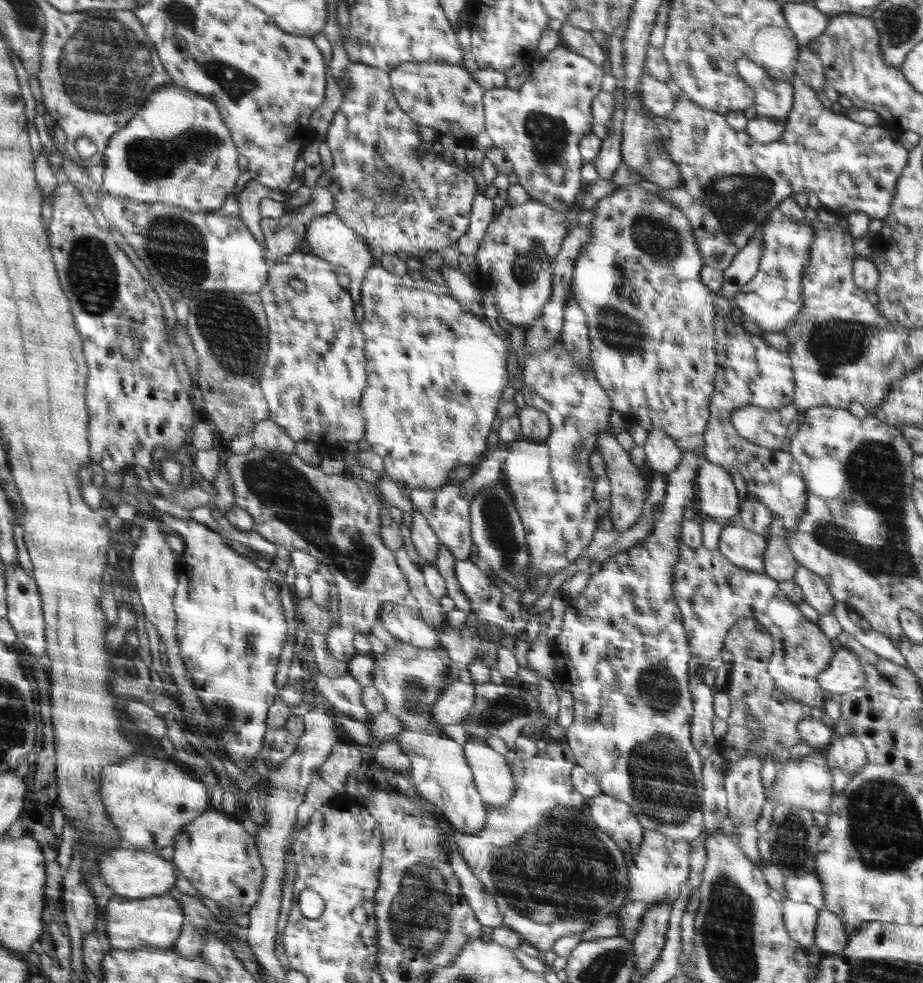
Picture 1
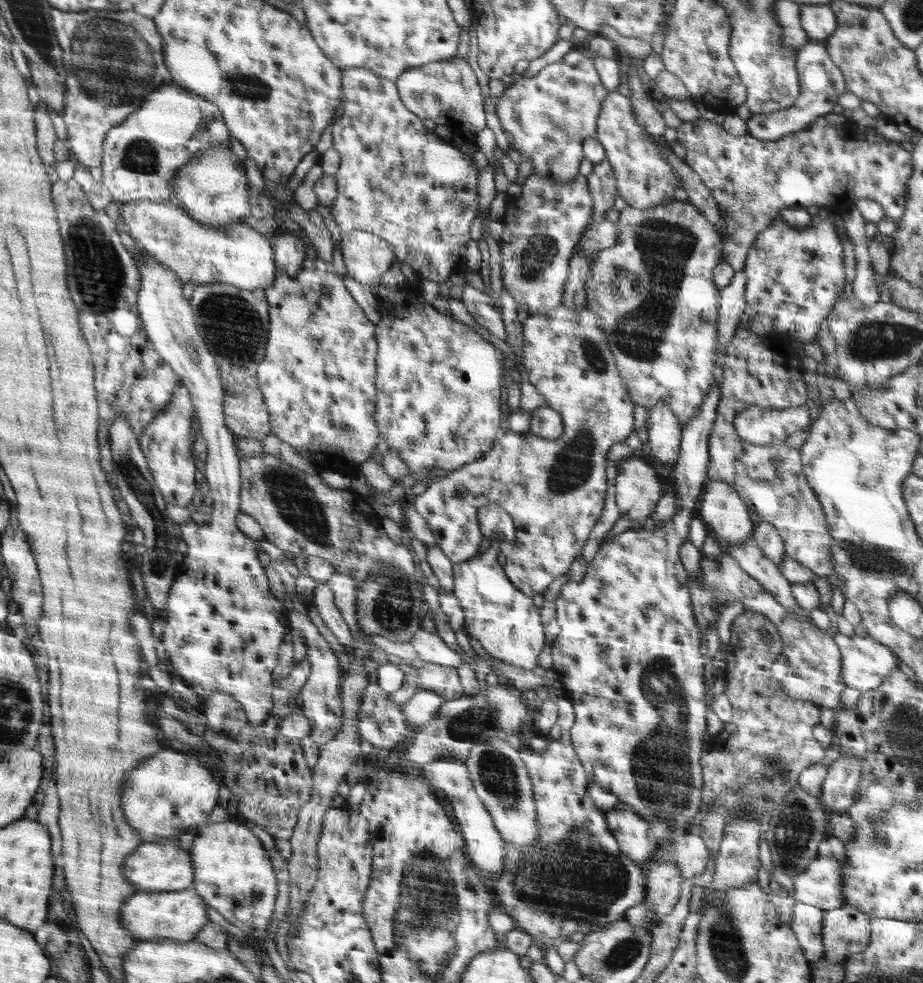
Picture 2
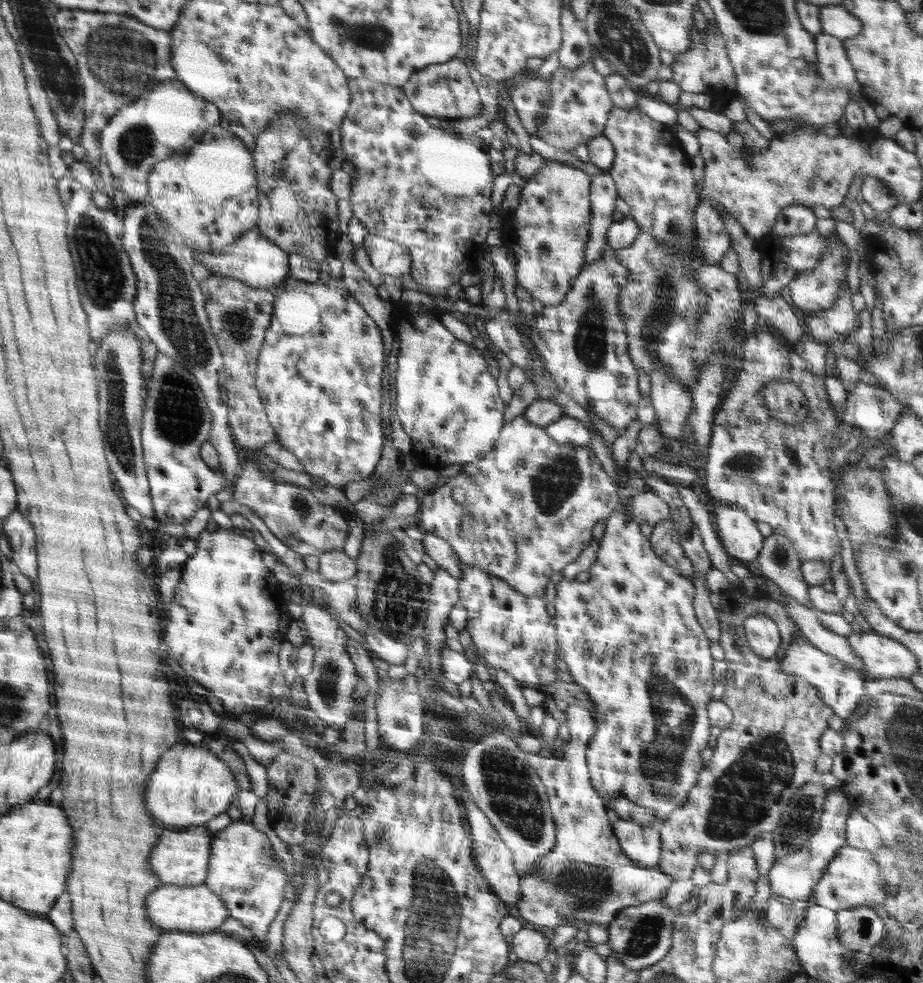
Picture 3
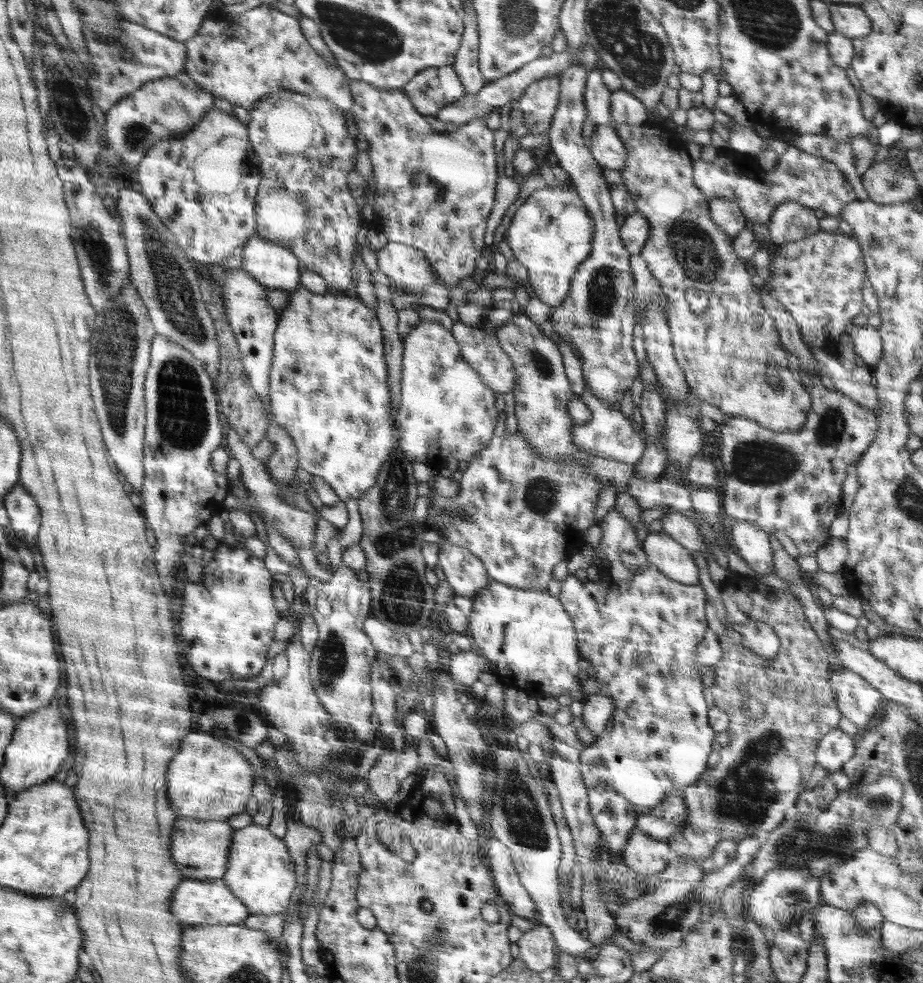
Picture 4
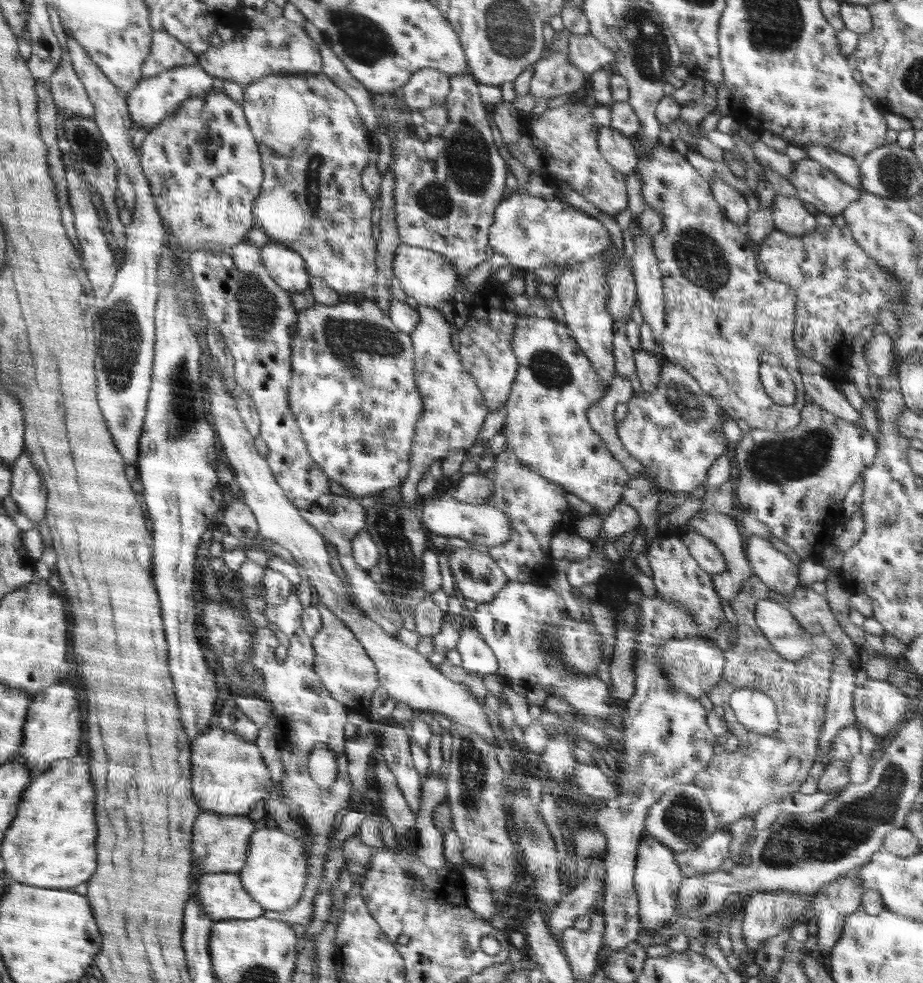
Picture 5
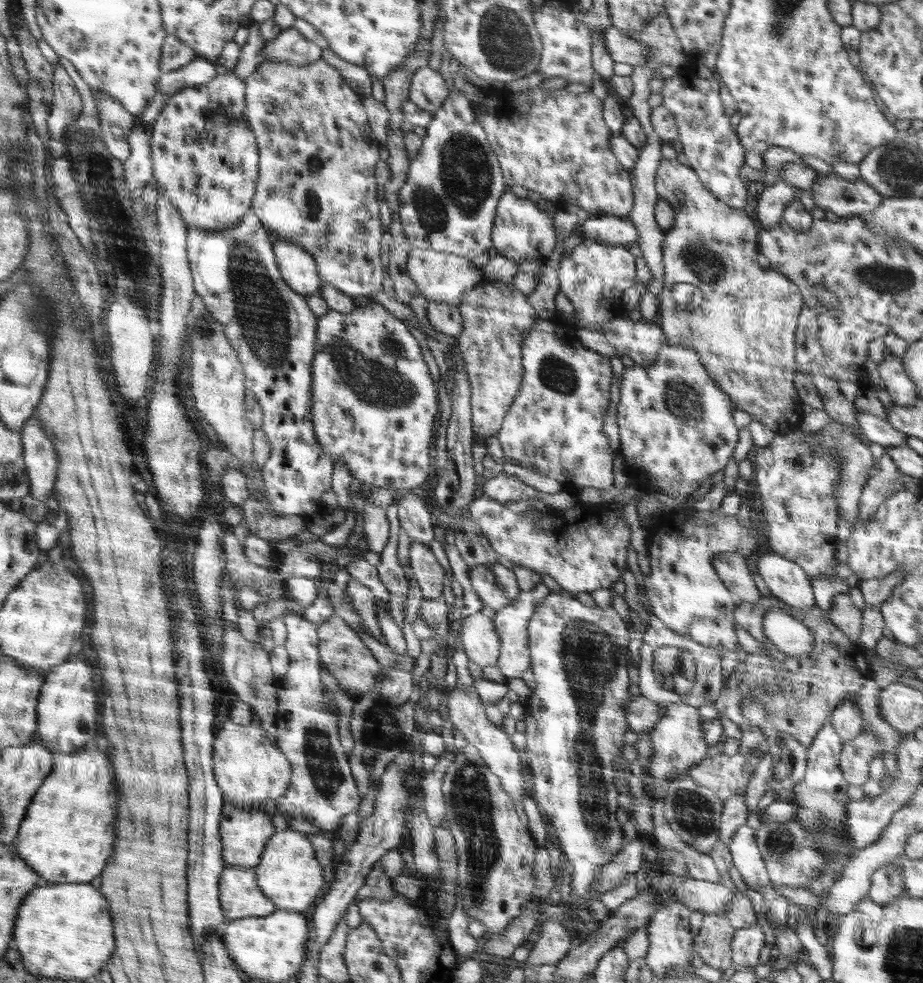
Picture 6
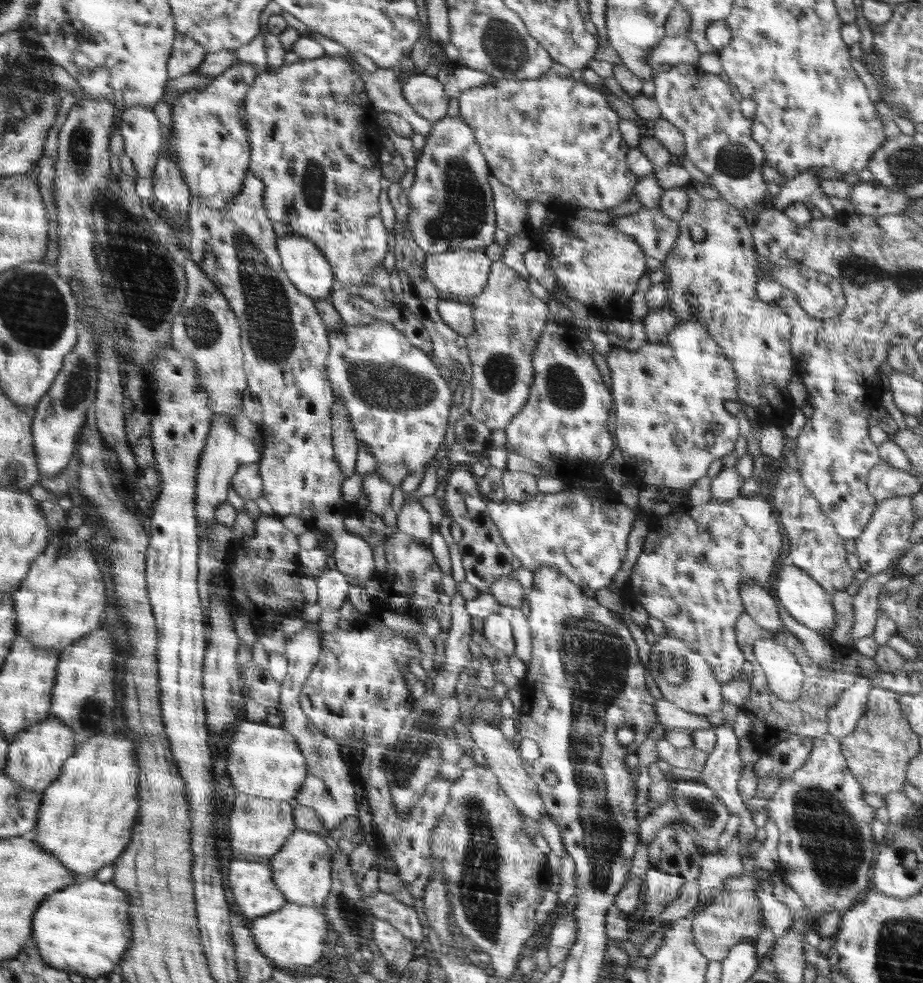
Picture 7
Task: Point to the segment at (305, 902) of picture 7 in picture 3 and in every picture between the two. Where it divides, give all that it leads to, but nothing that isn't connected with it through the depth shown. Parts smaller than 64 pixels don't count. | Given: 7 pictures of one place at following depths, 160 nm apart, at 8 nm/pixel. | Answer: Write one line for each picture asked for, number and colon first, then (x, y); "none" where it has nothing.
3: (243, 871)
4: (261, 874)
5: (276, 869)
6: (292, 876)

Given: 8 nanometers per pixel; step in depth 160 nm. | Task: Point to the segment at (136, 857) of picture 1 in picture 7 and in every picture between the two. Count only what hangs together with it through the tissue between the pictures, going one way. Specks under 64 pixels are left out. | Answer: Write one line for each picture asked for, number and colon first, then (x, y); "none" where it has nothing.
2: (156, 866)
3: (182, 857)
4: (201, 848)
5: (220, 843)
6: (244, 834)
7: (259, 827)

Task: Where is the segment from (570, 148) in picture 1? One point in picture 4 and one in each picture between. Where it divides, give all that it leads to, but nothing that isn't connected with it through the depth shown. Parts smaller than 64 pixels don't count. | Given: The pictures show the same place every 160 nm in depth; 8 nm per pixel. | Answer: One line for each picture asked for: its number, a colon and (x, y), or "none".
2: (547, 118)
3: (580, 104)
4: (597, 99)

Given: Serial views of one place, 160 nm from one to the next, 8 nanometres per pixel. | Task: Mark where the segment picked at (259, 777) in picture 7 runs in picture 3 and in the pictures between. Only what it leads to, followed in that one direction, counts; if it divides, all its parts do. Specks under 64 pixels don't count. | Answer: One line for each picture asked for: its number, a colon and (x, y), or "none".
3: (191, 785)
4: (209, 779)
5: (229, 774)
6: (249, 768)

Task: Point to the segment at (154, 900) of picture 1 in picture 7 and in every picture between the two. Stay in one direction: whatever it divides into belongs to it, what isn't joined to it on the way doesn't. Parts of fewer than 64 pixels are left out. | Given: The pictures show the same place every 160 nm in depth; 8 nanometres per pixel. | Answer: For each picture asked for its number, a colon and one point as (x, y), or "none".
2: (176, 915)
3: (199, 908)
4: (211, 902)
5: (222, 897)
6: (240, 897)
7: (251, 886)

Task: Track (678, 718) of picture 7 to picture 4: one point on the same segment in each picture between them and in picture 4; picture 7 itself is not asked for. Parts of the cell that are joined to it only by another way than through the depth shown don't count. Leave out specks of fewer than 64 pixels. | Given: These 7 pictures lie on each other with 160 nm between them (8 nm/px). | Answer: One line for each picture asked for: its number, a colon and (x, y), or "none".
4: (528, 639)
5: (511, 624)
6: (641, 715)

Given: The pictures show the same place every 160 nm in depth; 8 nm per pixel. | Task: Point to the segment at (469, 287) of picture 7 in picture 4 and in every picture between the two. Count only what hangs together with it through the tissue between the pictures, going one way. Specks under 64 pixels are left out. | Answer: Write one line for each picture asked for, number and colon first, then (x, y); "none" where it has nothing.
4: (406, 266)
5: (426, 276)
6: (441, 277)

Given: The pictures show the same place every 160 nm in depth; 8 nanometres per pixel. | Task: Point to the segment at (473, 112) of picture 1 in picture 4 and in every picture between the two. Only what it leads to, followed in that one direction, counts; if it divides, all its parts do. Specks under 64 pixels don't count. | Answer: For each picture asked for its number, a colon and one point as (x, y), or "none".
2: (447, 92)
3: (445, 90)
4: (431, 89)

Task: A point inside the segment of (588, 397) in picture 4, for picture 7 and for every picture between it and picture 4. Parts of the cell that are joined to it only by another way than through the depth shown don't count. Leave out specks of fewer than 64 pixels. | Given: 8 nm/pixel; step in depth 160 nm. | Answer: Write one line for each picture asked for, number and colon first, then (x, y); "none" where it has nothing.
5: (675, 430)
6: (674, 422)
7: (667, 394)

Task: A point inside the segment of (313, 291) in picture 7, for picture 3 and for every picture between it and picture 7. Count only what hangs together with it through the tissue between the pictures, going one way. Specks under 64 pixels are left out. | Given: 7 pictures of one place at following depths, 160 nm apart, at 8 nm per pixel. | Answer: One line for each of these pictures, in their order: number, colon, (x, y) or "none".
3: (255, 260)
4: (272, 264)
5: (285, 265)
6: (299, 269)

